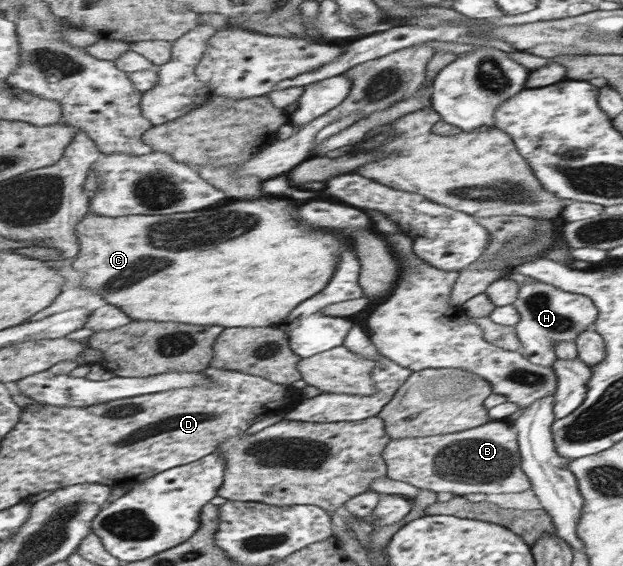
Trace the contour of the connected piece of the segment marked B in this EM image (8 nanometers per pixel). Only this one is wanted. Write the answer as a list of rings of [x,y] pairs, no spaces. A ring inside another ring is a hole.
[[[490,421],[468,430],[436,434],[422,438],[390,438],[382,458],[388,466],[388,478],[402,481],[417,489],[451,492],[456,496],[482,493],[522,492],[531,488],[521,469],[517,431],[506,421]]]

